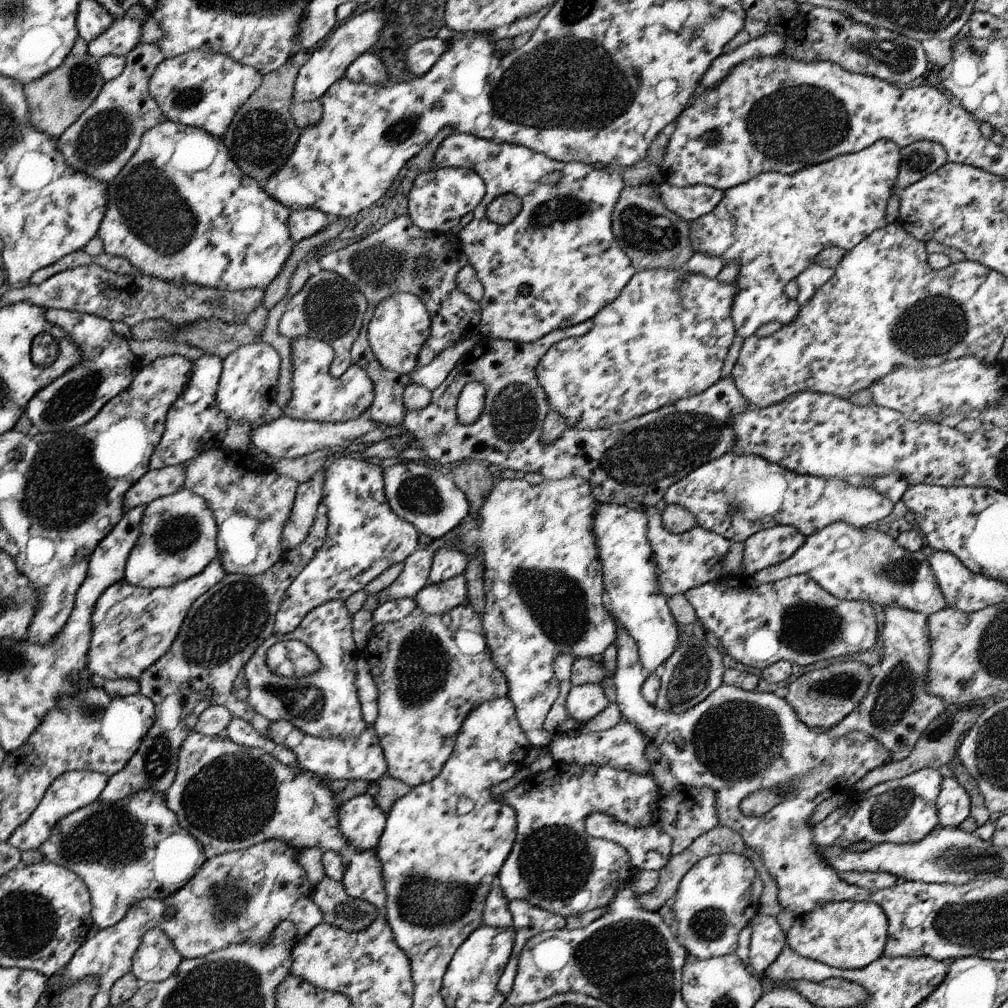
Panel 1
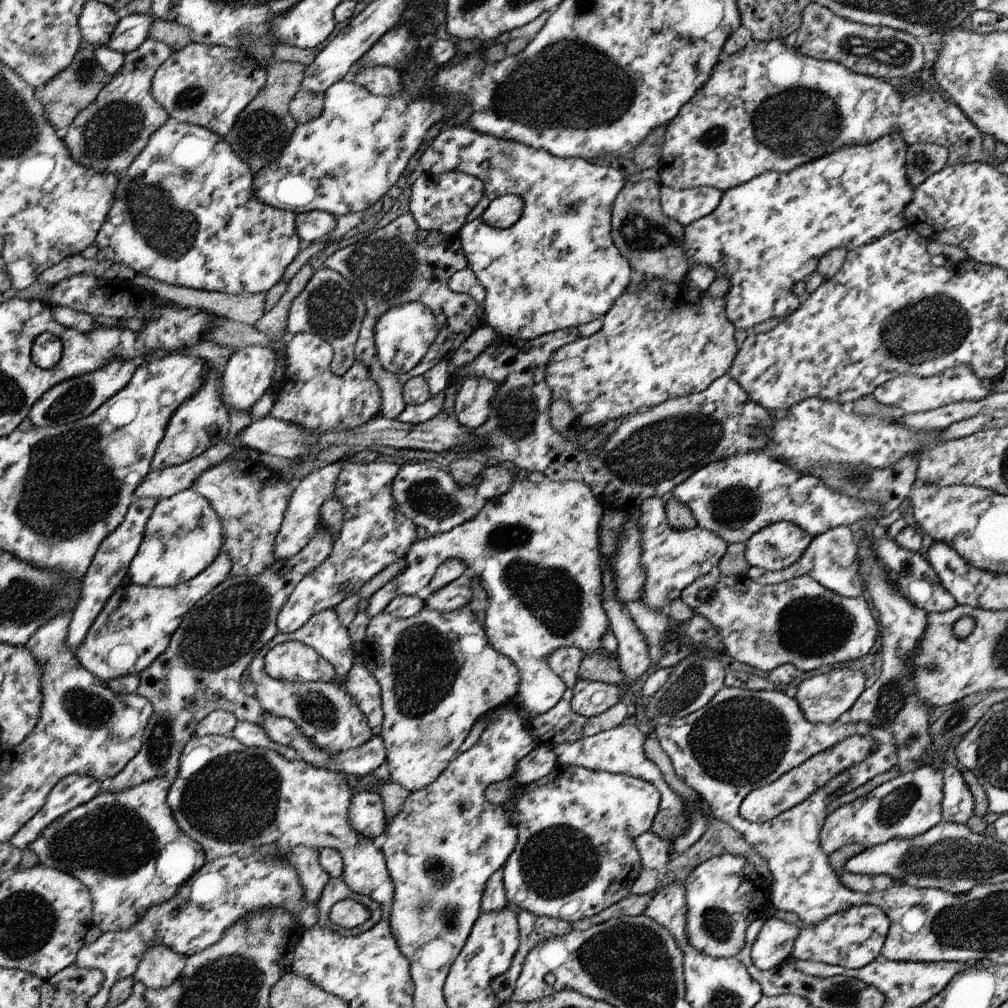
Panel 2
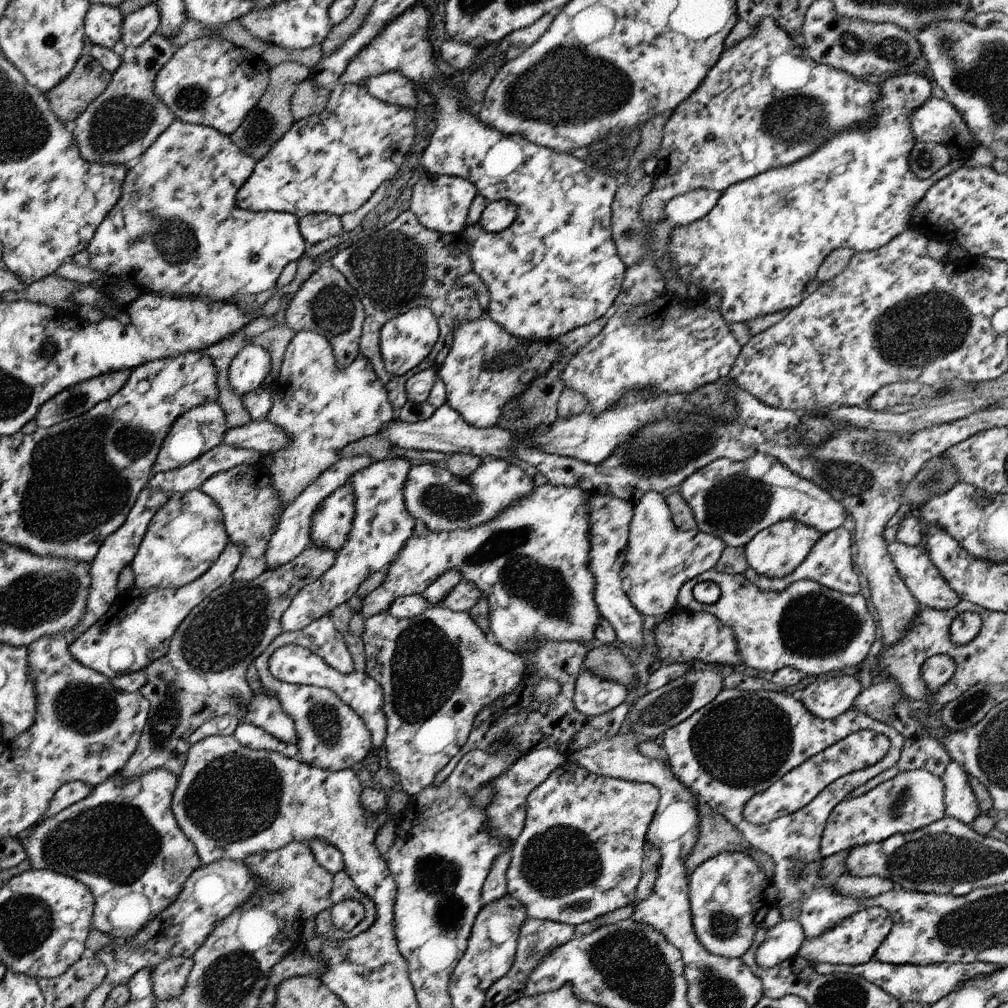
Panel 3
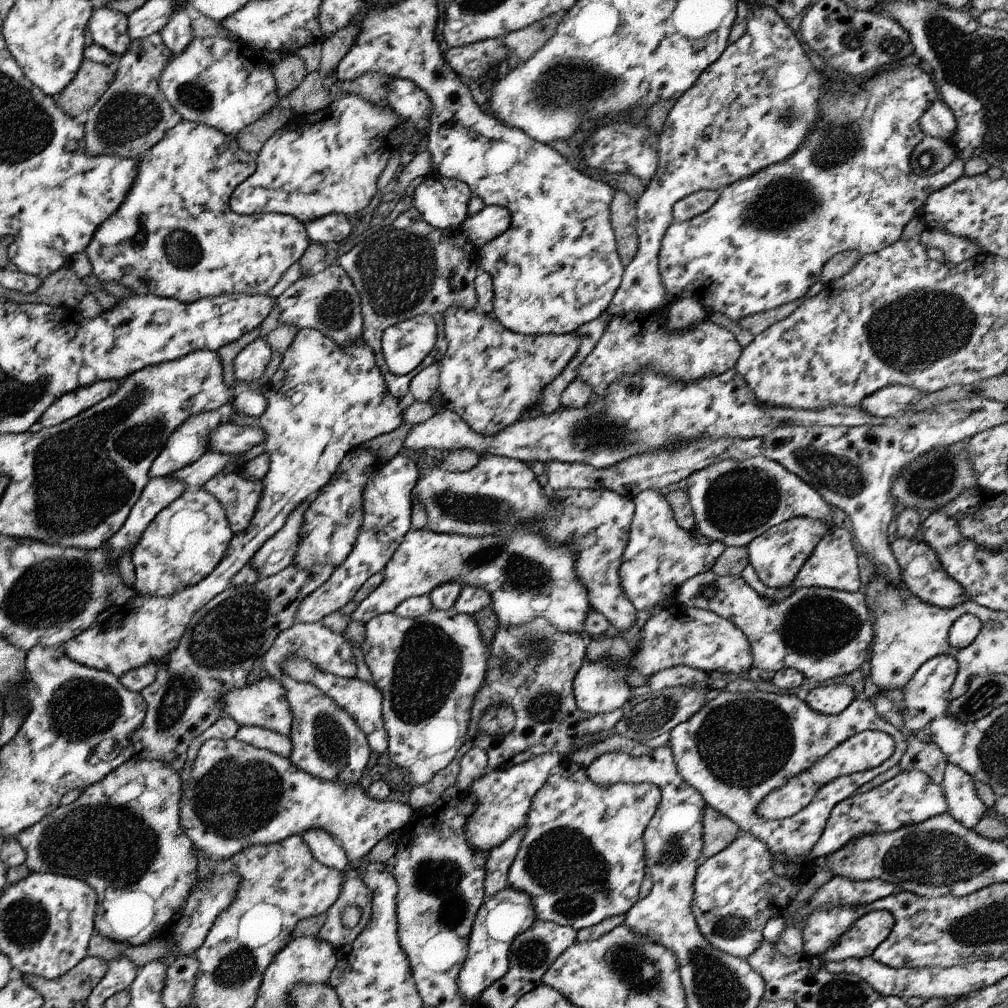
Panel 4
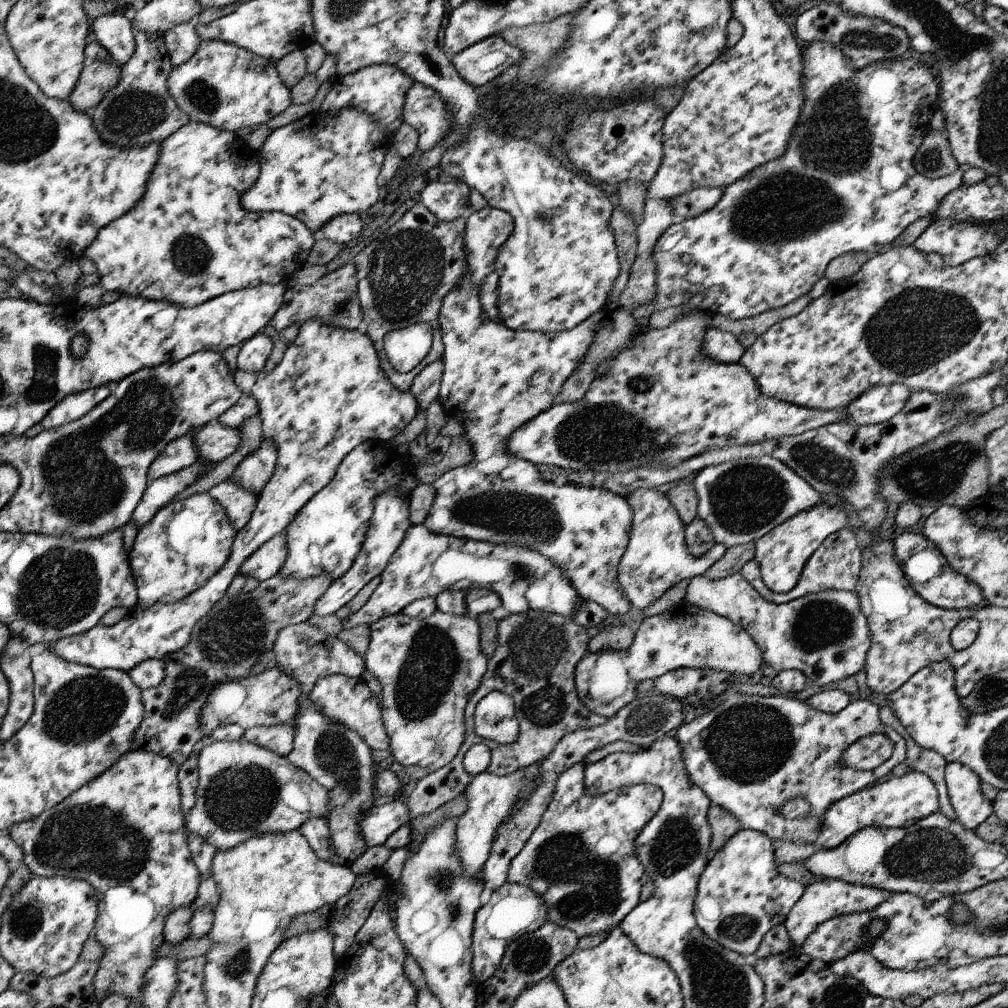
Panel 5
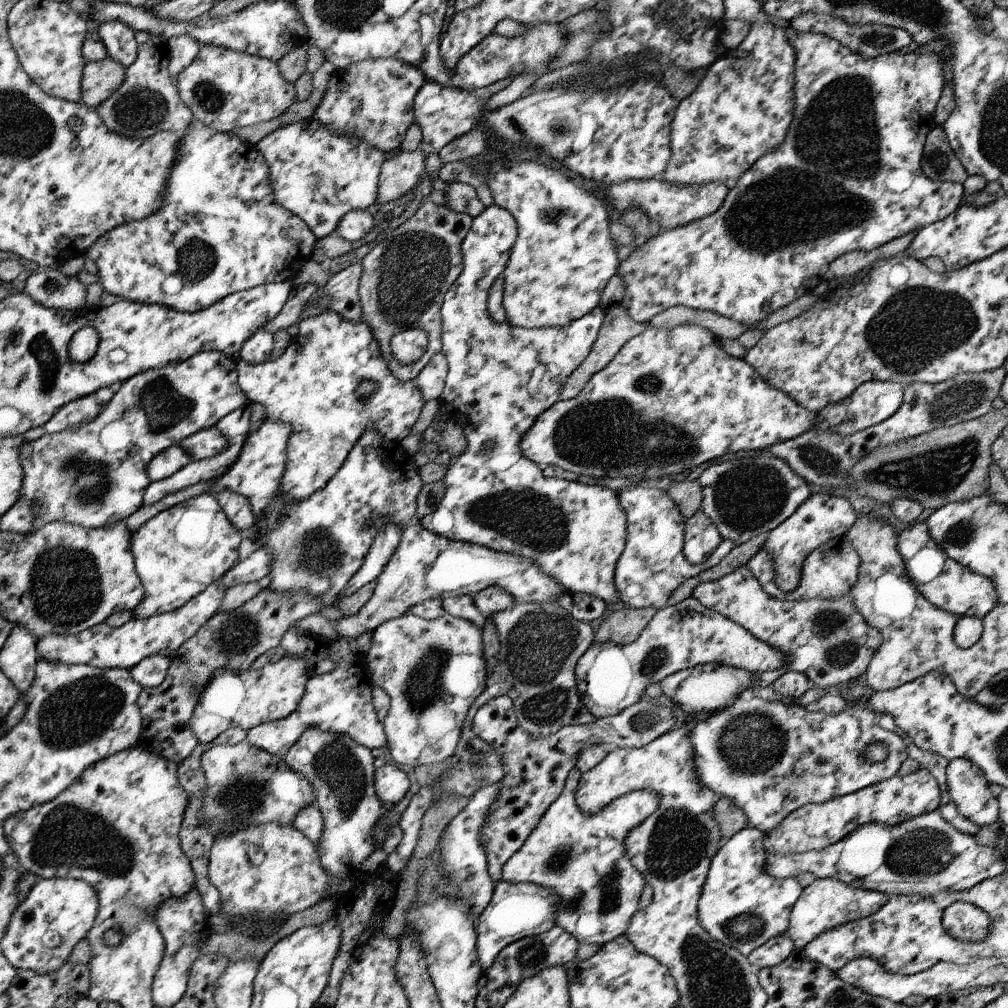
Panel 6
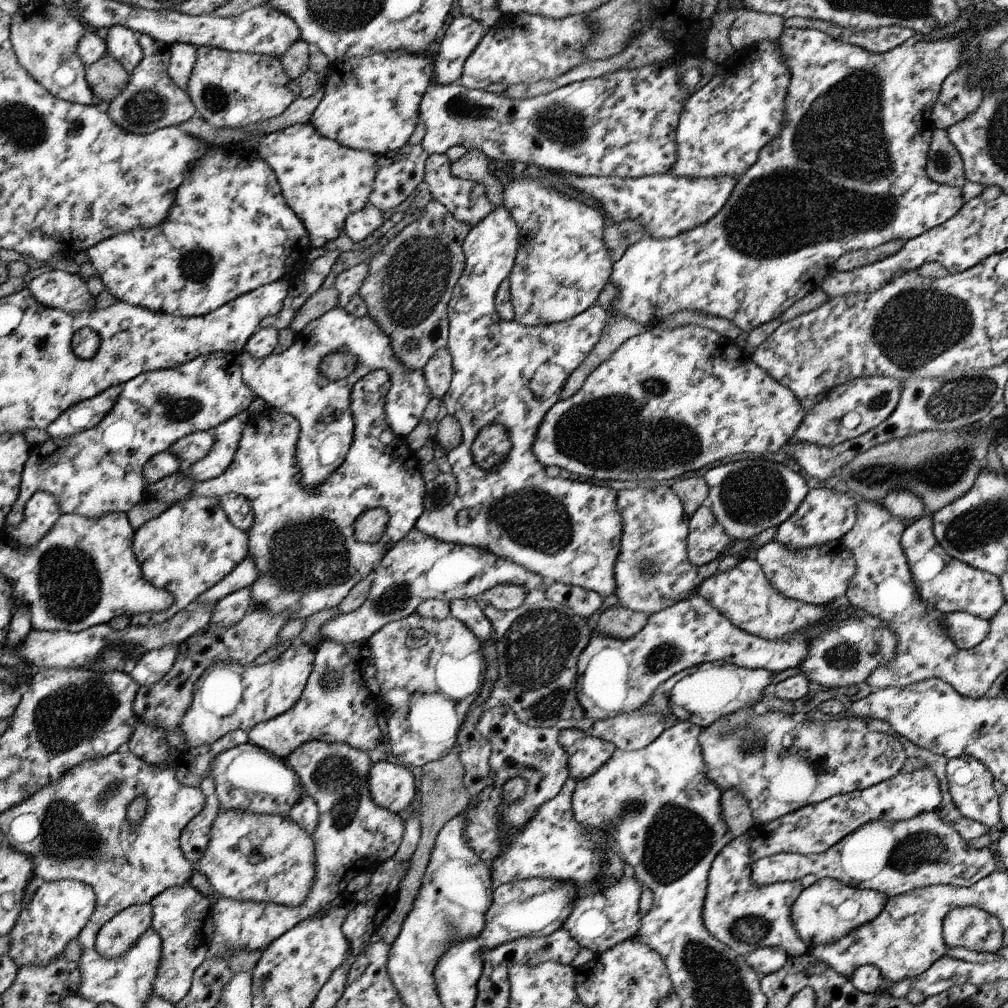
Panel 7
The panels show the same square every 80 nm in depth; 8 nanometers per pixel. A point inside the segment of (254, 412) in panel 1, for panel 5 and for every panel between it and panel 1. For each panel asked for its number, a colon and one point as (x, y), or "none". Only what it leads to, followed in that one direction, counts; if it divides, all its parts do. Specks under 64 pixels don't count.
2: (246, 377)
3: (248, 371)
4: (250, 365)
5: (253, 356)

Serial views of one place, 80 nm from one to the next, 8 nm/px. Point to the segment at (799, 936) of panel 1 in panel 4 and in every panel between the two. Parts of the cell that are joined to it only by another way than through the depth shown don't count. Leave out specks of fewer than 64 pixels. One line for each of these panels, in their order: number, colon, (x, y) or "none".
2: (852, 938)
3: (854, 941)
4: (861, 939)

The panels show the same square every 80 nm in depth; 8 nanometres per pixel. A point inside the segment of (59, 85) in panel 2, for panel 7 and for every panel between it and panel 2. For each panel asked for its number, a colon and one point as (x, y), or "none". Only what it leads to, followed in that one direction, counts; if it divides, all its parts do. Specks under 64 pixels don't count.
3: (88, 80)
4: (92, 81)
5: (98, 77)
6: (101, 79)
7: (108, 78)

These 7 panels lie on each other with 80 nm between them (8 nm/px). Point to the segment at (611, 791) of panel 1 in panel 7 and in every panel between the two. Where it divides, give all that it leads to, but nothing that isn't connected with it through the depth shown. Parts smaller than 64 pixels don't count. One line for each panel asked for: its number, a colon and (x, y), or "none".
2: (576, 855)
3: (578, 858)
4: (582, 859)
5: (581, 859)
6: (582, 858)
7: (552, 844)

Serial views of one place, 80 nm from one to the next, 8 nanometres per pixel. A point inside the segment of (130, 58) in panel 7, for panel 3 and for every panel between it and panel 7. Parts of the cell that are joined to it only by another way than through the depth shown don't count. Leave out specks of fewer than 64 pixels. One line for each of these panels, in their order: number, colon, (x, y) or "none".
3: (104, 24)
4: (110, 29)
5: (115, 31)
6: (120, 39)

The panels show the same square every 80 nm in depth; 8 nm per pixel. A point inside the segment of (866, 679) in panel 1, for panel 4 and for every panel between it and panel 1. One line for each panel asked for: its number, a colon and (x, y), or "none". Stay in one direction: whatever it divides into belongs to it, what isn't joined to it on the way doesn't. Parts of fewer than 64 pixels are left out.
2: (825, 698)
3: (826, 699)
4: (830, 700)

